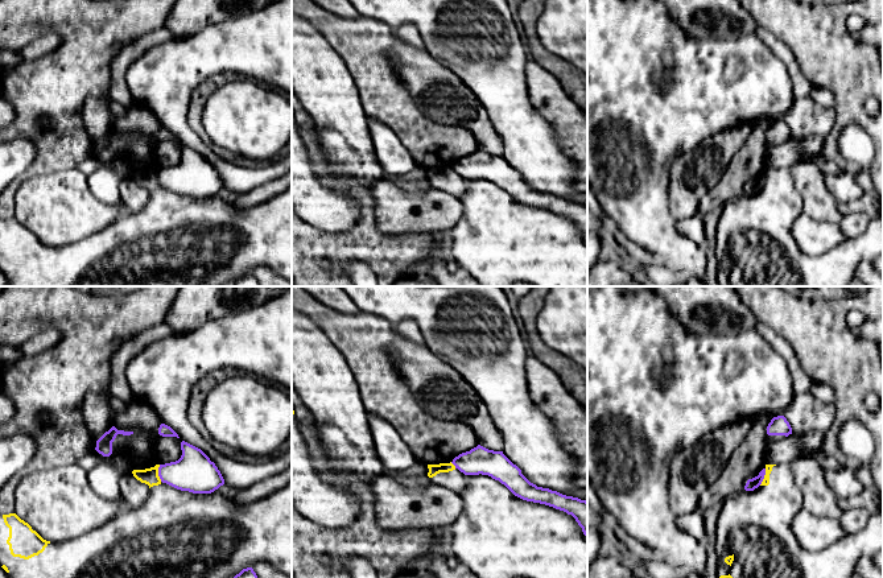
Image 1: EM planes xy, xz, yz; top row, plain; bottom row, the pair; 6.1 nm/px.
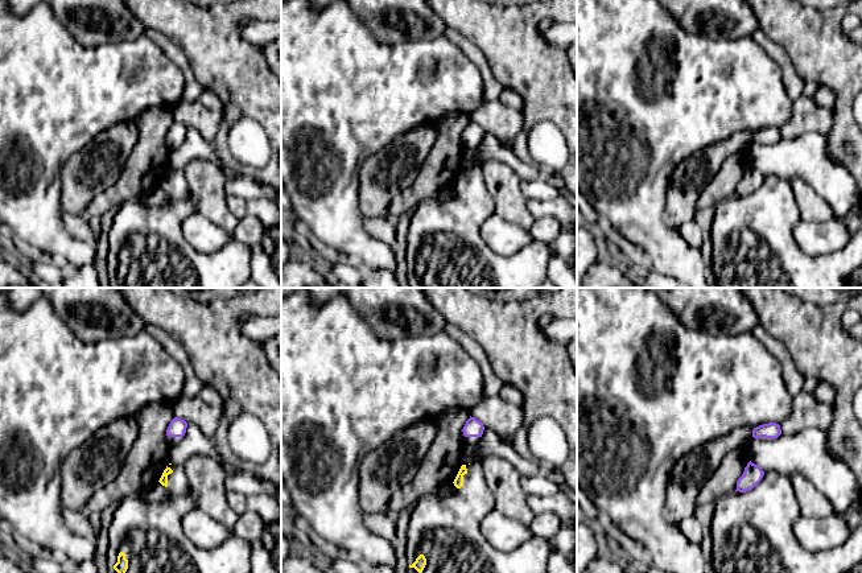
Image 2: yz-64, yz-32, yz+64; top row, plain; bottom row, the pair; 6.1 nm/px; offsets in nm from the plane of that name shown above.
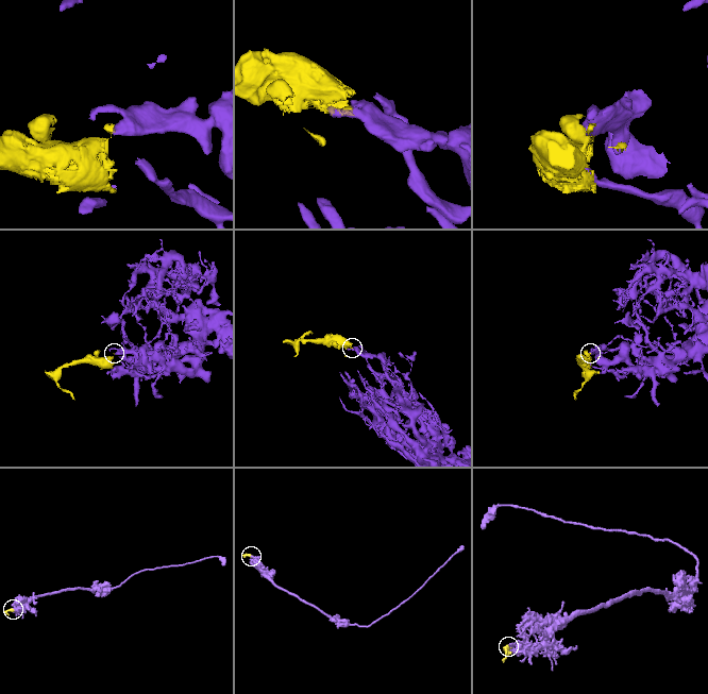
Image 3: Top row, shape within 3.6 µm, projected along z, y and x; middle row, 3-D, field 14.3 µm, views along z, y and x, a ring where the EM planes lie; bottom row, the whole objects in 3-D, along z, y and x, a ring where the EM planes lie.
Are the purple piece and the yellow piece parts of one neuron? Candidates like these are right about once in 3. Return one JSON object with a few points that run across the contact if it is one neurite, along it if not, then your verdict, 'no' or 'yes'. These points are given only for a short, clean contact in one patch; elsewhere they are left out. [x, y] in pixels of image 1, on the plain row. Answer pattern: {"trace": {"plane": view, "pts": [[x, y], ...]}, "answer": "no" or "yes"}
{"trace": {"plane": "xy", "pts": [[159, 169], [159, 182], [161, 185]]}, "answer": "no"}

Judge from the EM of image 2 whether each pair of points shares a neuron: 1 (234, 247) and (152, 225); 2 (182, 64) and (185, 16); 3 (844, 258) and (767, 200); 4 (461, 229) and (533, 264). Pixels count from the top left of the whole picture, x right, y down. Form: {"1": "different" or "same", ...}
{"1": "same", "2": "different", "3": "same", "4": "same"}

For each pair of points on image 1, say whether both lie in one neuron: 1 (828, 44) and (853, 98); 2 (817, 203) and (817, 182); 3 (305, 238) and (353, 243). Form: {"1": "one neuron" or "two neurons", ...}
{"1": "one neuron", "2": "one neuron", "3": "one neuron"}

